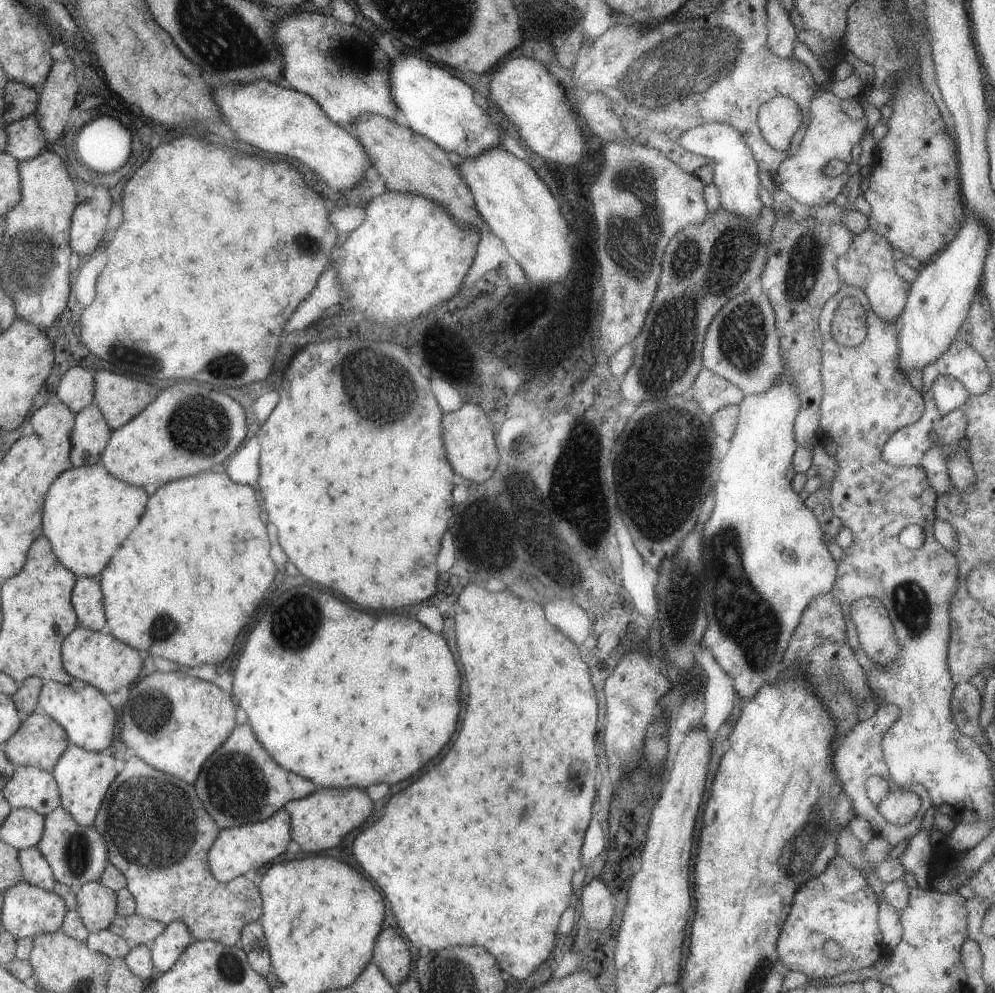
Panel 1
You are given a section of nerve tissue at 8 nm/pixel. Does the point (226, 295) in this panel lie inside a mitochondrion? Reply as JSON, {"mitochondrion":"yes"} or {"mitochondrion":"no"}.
{"mitochondrion":"no"}

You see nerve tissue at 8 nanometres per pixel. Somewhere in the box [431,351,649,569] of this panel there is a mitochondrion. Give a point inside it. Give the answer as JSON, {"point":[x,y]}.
{"point":[564,462]}

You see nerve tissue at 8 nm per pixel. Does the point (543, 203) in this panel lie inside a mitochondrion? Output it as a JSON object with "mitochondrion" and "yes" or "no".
{"mitochondrion":"no"}

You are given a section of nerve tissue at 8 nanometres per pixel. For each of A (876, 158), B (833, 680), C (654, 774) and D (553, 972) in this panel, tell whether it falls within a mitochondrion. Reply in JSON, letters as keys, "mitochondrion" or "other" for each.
{"A":"other","B":"mitochondrion","C":"other","D":"other"}

